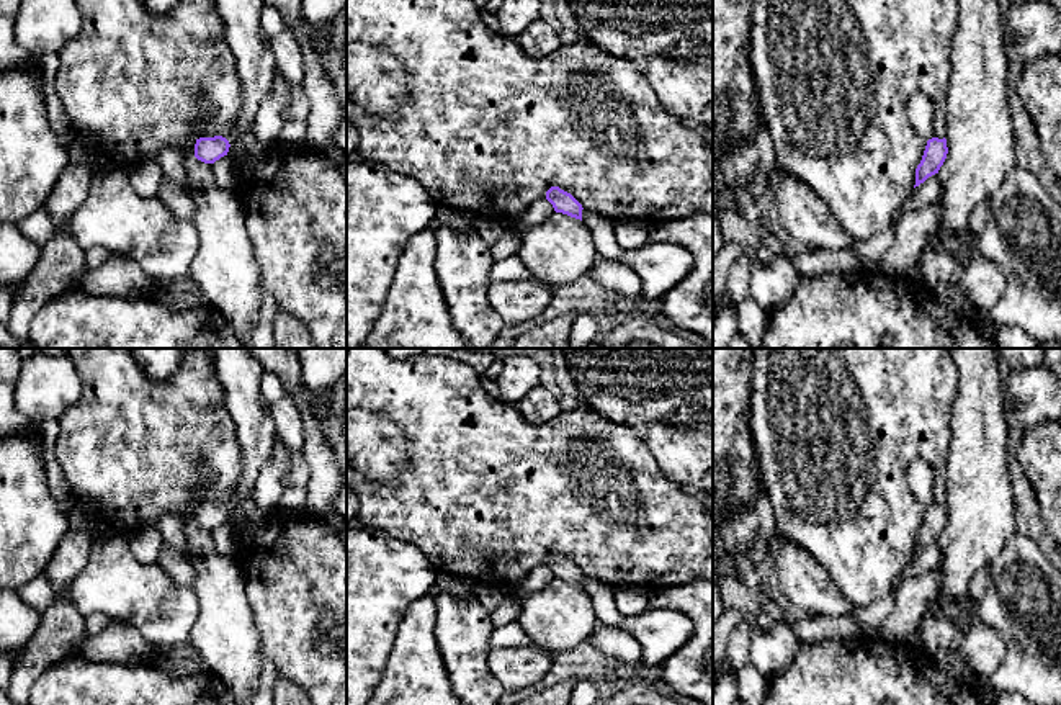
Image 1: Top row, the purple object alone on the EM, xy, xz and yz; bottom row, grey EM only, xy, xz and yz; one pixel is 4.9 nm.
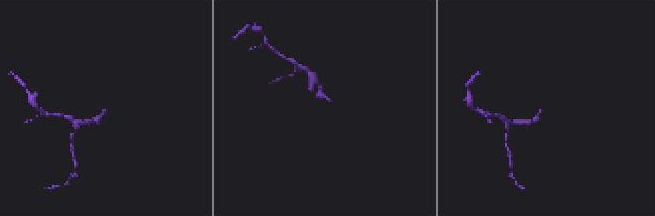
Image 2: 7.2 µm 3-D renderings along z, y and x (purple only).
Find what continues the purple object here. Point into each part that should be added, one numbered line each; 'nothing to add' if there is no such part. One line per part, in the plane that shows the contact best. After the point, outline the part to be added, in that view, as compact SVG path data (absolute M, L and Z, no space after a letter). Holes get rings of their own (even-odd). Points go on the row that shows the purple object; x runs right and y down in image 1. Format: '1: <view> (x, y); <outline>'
1: xy (224, 172); M224 155L214 164L211 164L213 177L217 186L234 190L237 185L235 162Z

